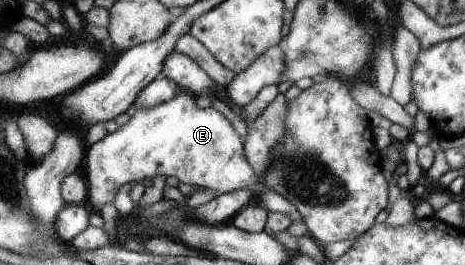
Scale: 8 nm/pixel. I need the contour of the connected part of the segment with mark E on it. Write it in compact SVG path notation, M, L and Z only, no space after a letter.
M181 89L165 103L153 107L139 108L130 117L129 123L119 127L116 132L109 132L105 138L87 147L82 174L87 182L87 203L99 211L105 203L112 203L117 191L125 183L153 179L156 175L177 178L178 181L199 188L209 188L224 194L233 190L248 189L256 196L260 192L270 191L266 185L259 183L258 175L245 155L242 137L221 112L213 107L197 107L196 97L192 92Z

